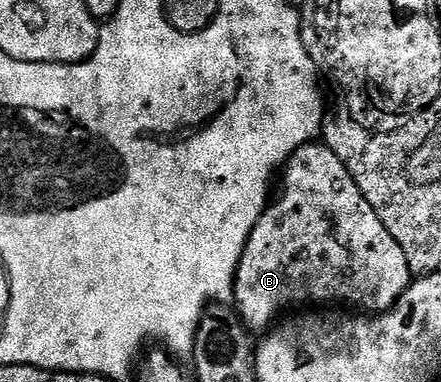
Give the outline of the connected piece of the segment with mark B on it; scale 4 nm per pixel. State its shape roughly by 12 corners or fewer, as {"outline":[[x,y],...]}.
{"outline":[[326,144],[287,161],[236,268],[263,332],[286,306],[389,309],[413,275]]}

